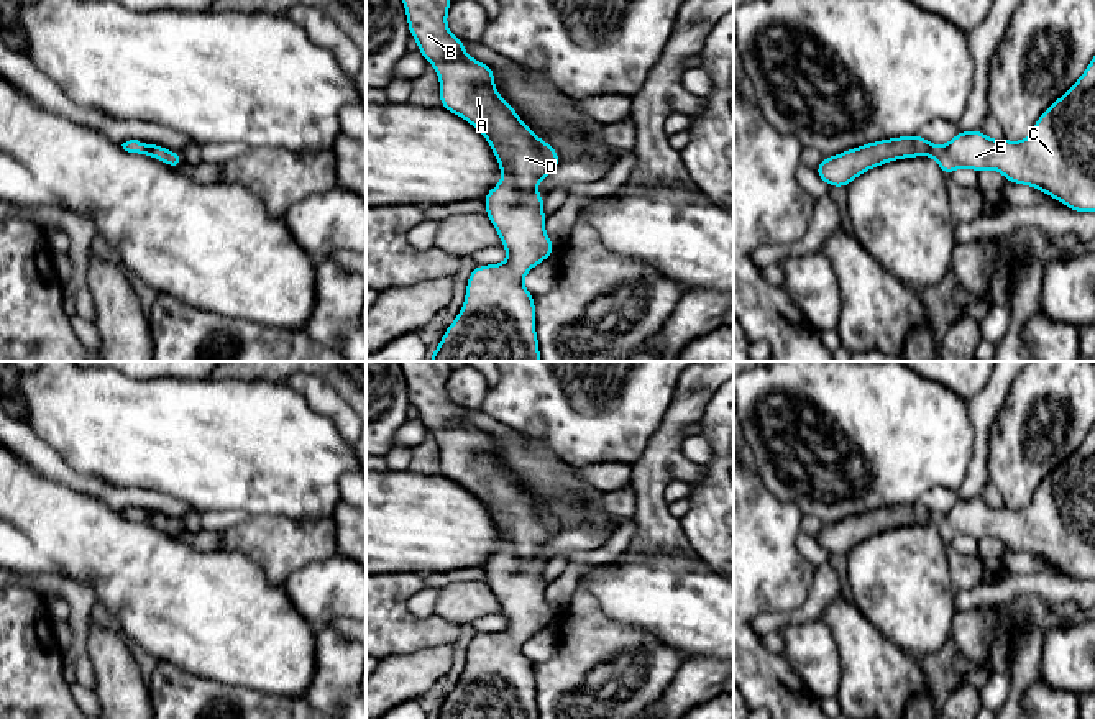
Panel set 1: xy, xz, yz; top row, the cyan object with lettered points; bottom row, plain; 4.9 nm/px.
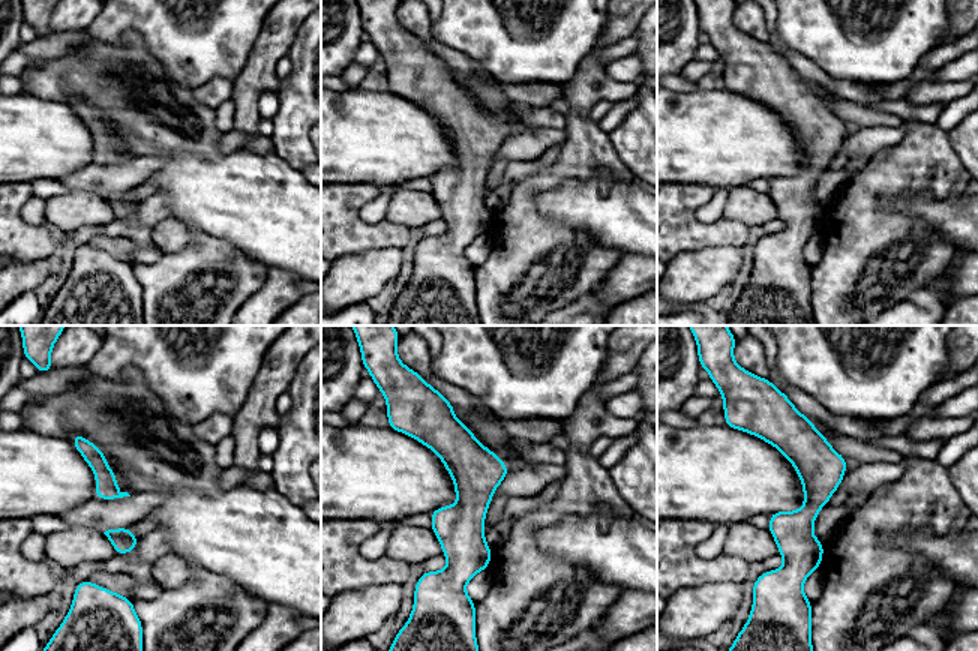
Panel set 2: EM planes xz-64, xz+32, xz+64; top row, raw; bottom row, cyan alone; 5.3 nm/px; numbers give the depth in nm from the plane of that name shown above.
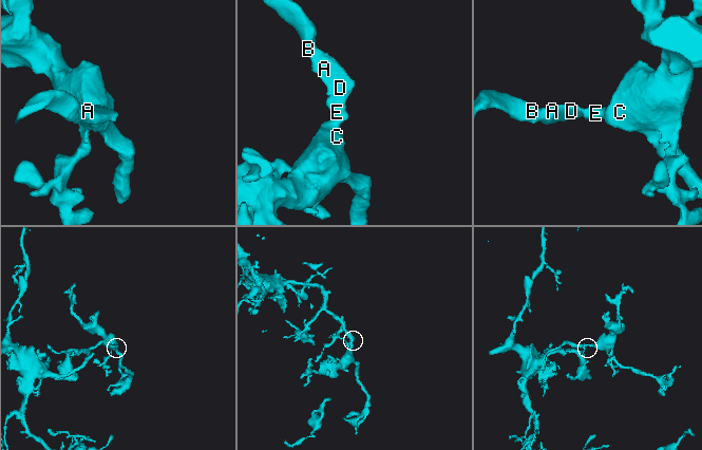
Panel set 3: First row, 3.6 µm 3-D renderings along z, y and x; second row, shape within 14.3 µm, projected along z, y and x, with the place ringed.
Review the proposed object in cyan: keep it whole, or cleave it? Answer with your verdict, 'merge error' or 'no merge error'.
no merge error

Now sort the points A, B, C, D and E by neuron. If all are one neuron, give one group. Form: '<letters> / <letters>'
A B C D E

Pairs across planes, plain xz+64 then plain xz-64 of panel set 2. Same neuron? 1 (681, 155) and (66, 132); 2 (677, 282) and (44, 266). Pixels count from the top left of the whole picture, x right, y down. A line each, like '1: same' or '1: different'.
1: same
2: same

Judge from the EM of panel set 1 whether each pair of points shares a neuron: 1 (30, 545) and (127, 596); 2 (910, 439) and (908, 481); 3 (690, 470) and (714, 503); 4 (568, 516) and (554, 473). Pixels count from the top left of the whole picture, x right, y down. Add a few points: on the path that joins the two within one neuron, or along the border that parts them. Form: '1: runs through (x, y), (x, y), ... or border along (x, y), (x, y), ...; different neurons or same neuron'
1: runs through (54, 545), (76, 545), (102, 572); same neuron
2: runs through (908, 448), (908, 471); same neuron
3: border along (706, 465), (701, 476), (691, 483); different neurons
4: runs through (568, 506), (568, 499), (554, 483); same neuron

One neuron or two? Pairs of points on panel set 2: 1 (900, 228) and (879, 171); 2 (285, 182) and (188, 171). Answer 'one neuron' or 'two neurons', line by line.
1: one neuron
2: one neuron

